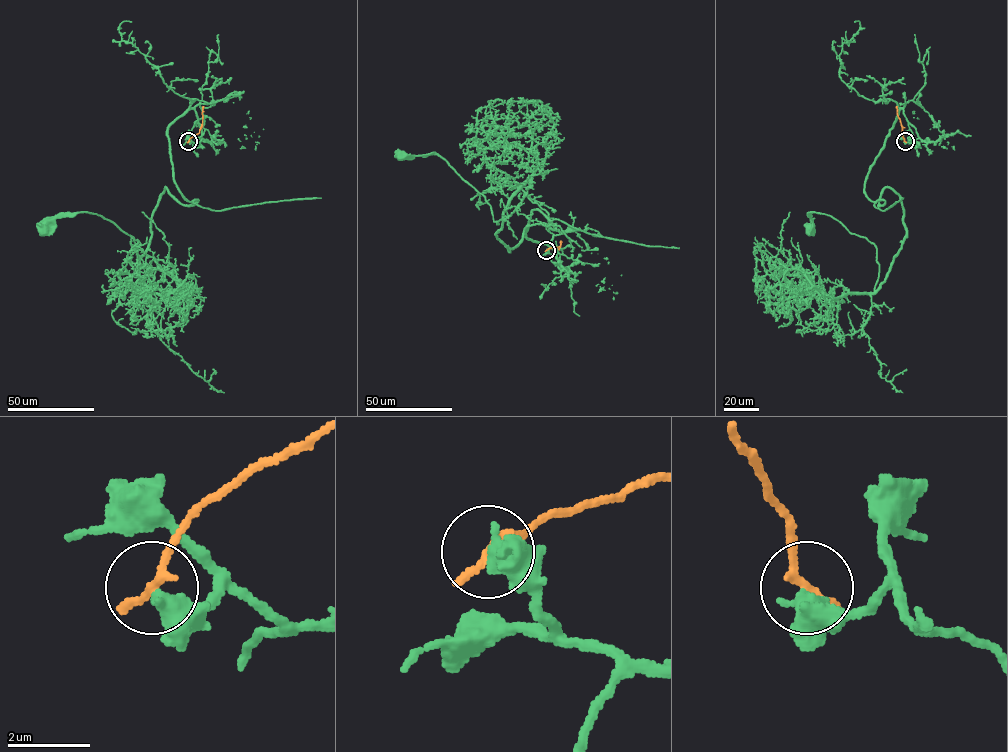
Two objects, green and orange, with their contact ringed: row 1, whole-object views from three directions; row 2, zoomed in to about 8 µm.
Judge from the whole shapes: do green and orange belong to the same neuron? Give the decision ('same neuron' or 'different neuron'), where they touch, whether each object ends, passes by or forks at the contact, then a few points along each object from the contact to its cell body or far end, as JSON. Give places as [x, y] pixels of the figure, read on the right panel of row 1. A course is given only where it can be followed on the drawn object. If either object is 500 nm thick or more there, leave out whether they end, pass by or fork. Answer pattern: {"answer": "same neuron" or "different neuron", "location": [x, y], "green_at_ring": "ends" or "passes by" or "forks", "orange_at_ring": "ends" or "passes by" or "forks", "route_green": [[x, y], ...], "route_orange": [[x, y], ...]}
{"answer": "different neuron", "location": [905, 141], "route_green": [[905, 141], [918, 138], [901, 109], [865, 185], [903, 209], [886, 278], [831, 297], [801, 270], [804, 333]], "route_orange": [[905, 141], [896, 106]]}

